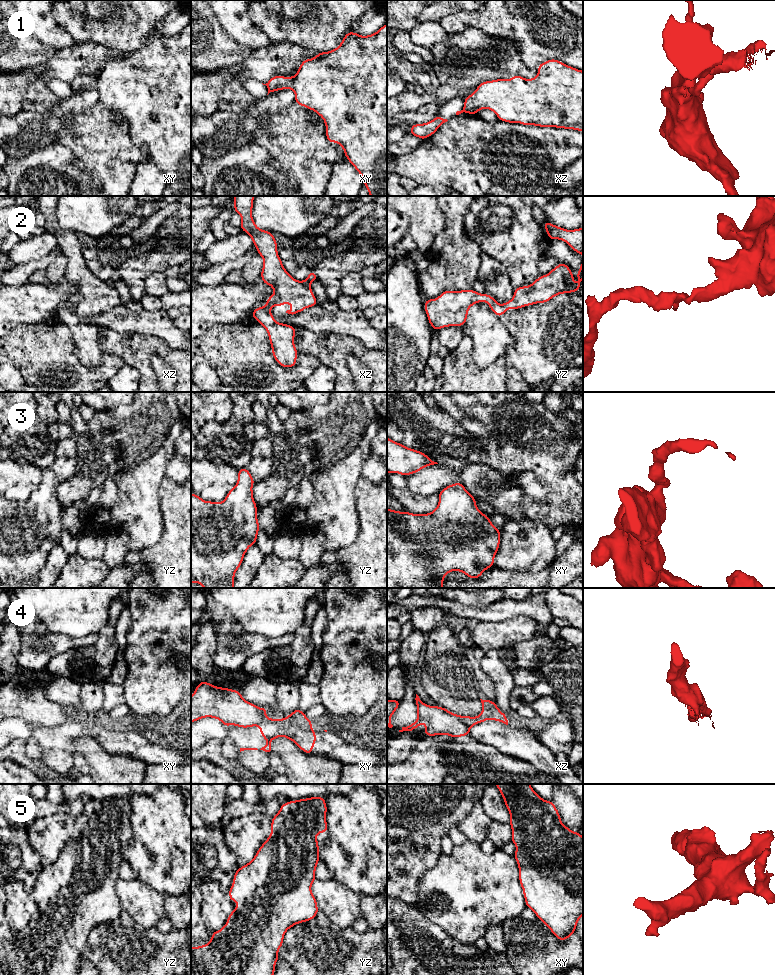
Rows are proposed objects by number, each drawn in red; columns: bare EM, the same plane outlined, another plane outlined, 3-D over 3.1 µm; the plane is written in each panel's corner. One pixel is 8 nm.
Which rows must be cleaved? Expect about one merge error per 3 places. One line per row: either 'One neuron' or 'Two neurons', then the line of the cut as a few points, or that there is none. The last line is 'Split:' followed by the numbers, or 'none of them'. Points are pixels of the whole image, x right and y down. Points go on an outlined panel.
1: Two neurons. Split along xy (267, 87), (270, 91)
2: One neuron. No split
3: One neuron. No split
4: Two neurons. Split along xz (440, 707), (454, 714), (468, 728), (469, 733)
5: One neuron. No split
Split: 1, 4

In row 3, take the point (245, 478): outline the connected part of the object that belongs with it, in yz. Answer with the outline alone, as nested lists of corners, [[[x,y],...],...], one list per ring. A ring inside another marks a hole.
[[[245,468],[238,470],[237,484],[220,502],[204,501],[198,495],[191,494],[191,583],[201,584],[204,588],[235,588],[235,572],[243,562],[248,548],[256,544],[260,529],[257,519],[257,505],[253,498],[254,479]]]

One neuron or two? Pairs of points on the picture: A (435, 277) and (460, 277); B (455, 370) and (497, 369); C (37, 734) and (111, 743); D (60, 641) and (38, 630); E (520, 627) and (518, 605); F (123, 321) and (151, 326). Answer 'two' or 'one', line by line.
A: two
B: one
C: one
D: one
E: two
F: one

